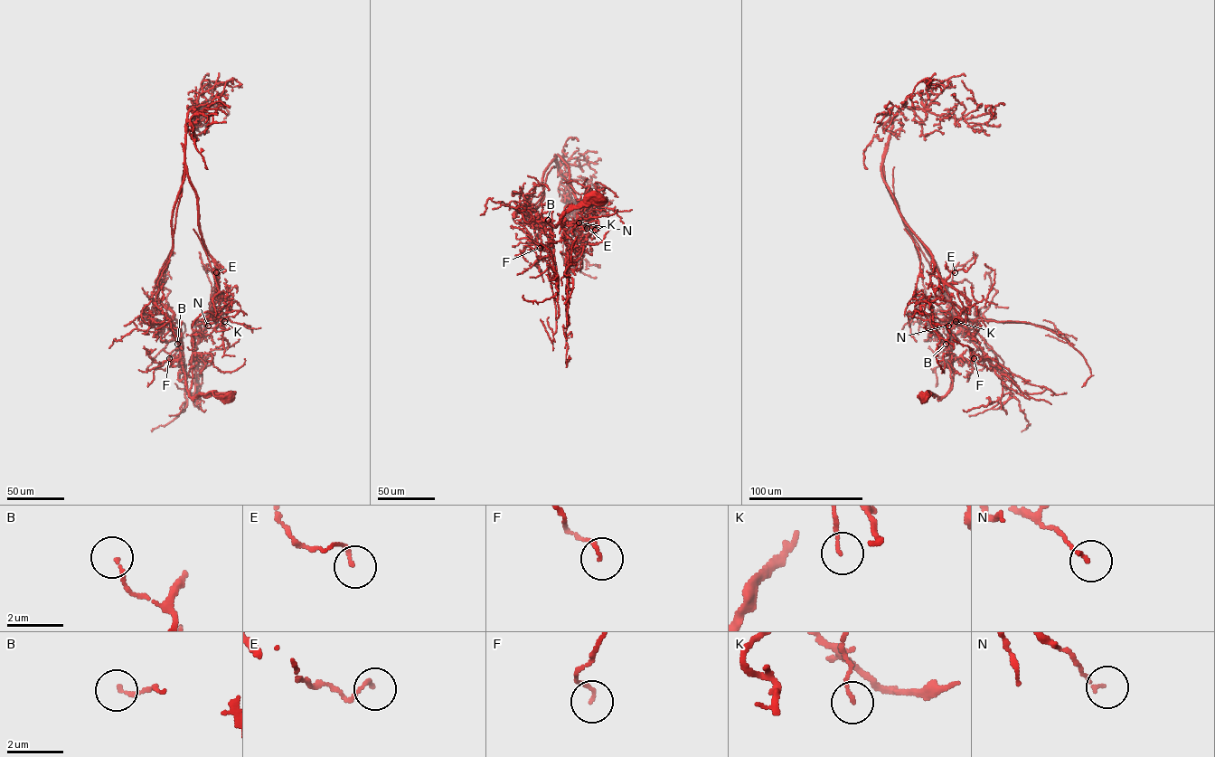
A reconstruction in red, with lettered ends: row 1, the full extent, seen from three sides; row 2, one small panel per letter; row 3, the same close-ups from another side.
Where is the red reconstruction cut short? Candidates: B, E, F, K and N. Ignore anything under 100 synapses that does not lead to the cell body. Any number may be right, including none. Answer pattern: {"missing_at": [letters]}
{"missing_at": []}

